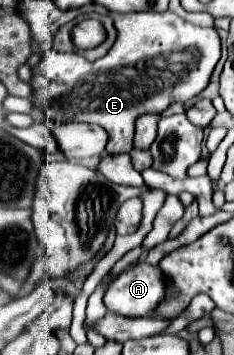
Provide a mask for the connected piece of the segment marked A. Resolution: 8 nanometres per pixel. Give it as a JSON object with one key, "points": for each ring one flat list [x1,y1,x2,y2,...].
{"points":[[139,263,109,283,103,301,107,311,123,317,153,317,153,309,163,301,163,295,161,271]]}

